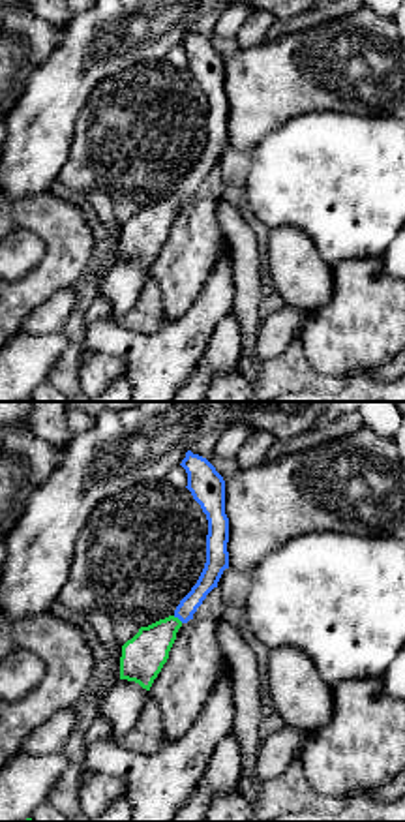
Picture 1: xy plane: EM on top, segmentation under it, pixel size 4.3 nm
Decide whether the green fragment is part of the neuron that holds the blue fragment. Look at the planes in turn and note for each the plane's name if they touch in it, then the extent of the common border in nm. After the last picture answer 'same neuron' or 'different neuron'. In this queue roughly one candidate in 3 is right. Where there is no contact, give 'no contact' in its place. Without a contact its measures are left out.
meets blue in xy; contact 50 nm long

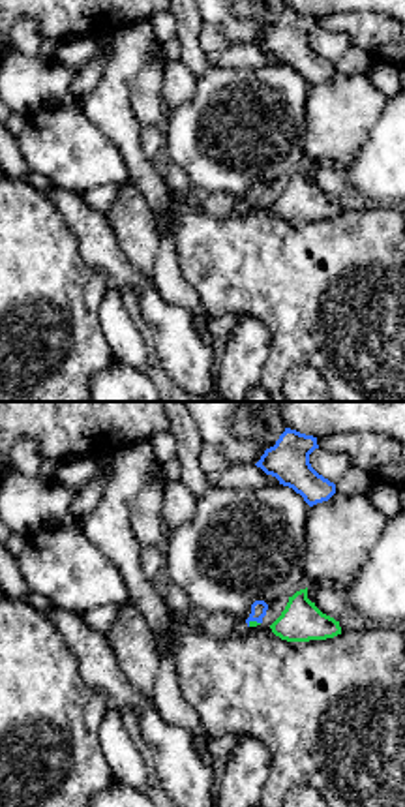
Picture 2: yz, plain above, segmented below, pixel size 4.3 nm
meets blue in yz; contact 60 nm long

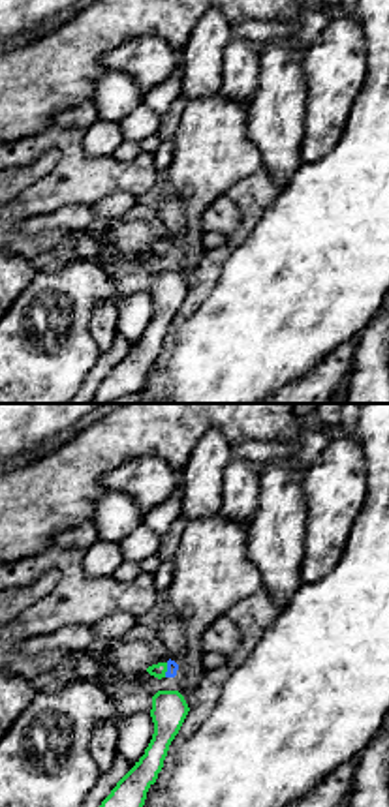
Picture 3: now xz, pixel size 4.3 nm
meets blue in xz; contact 70 nm long

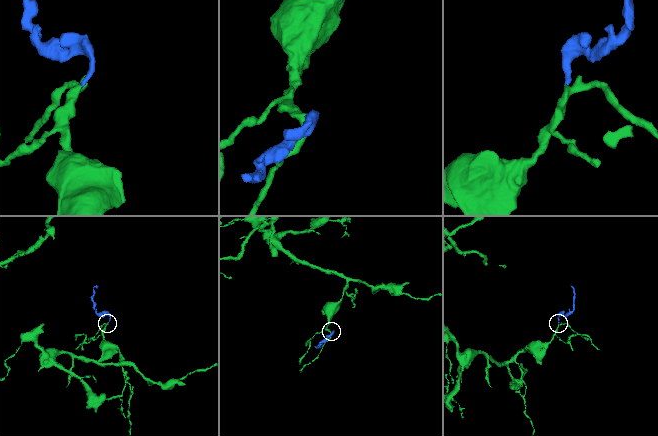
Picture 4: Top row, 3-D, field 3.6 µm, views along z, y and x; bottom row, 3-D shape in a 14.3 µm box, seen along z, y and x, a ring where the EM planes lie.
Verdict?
same neuron

